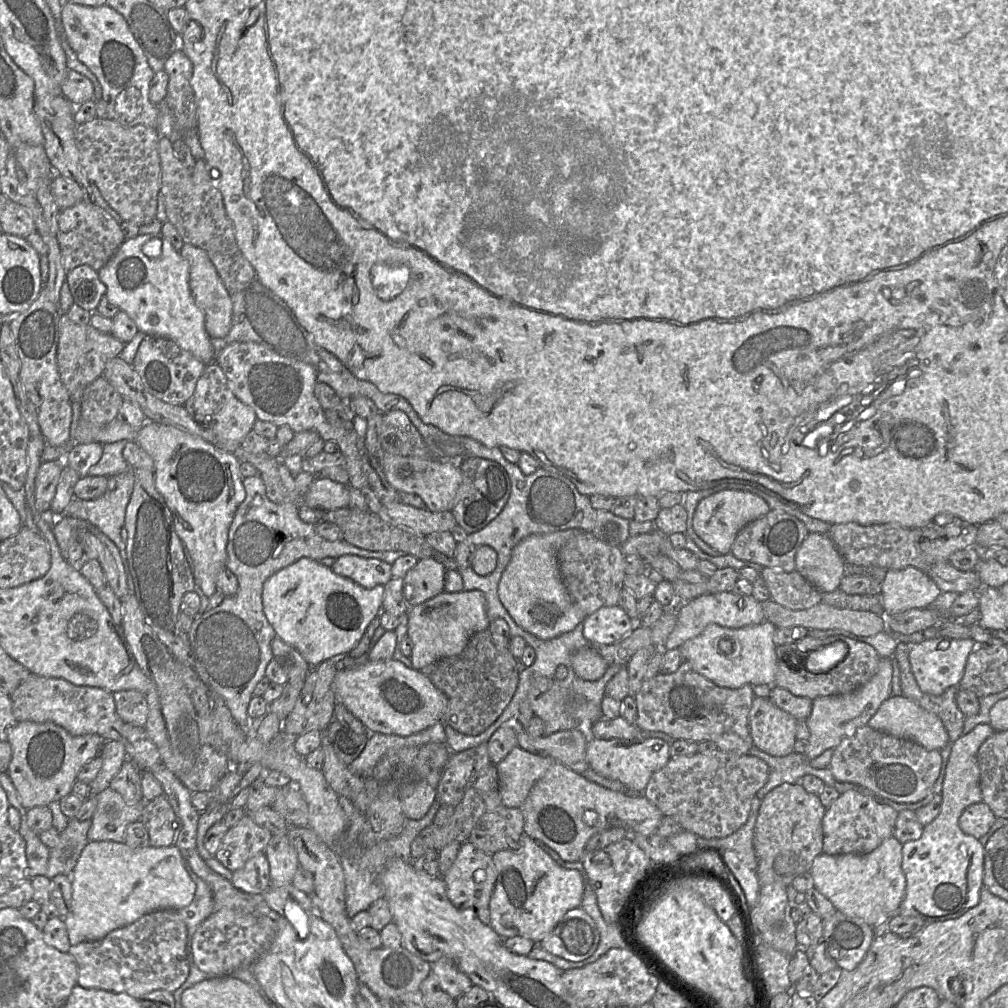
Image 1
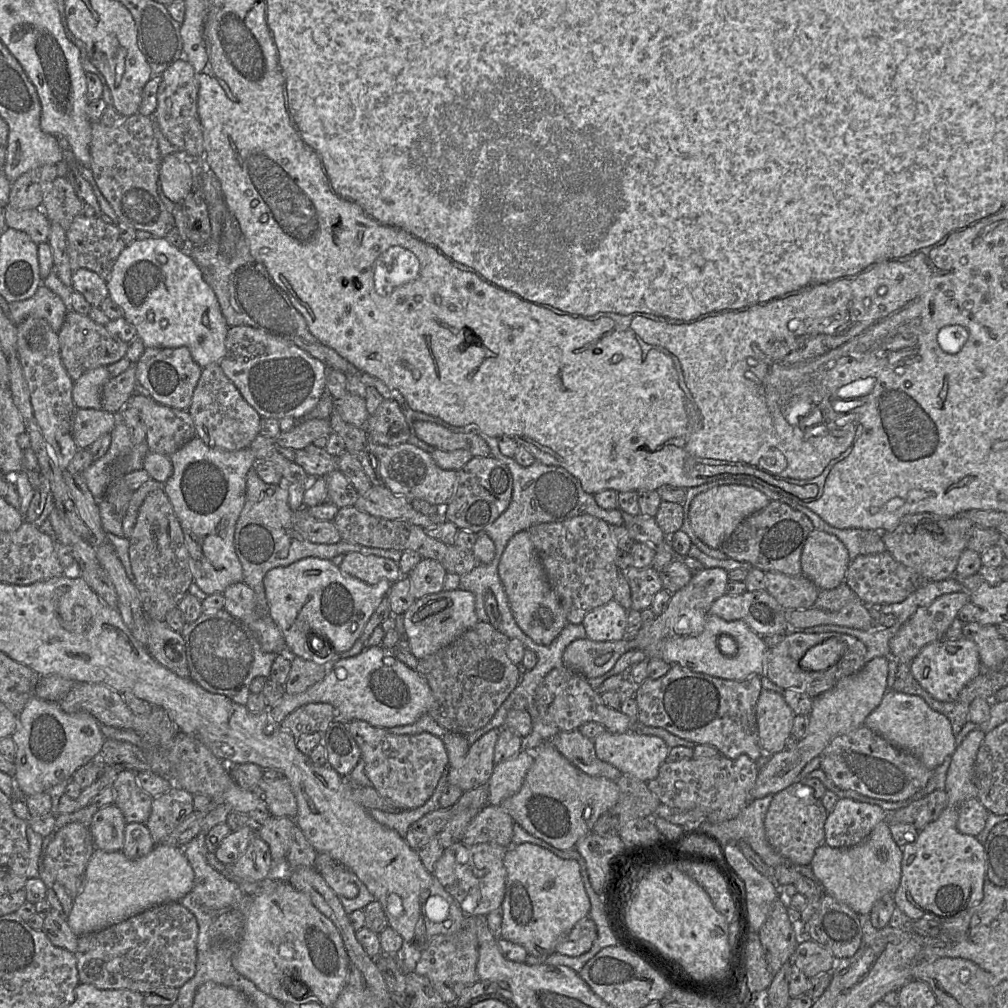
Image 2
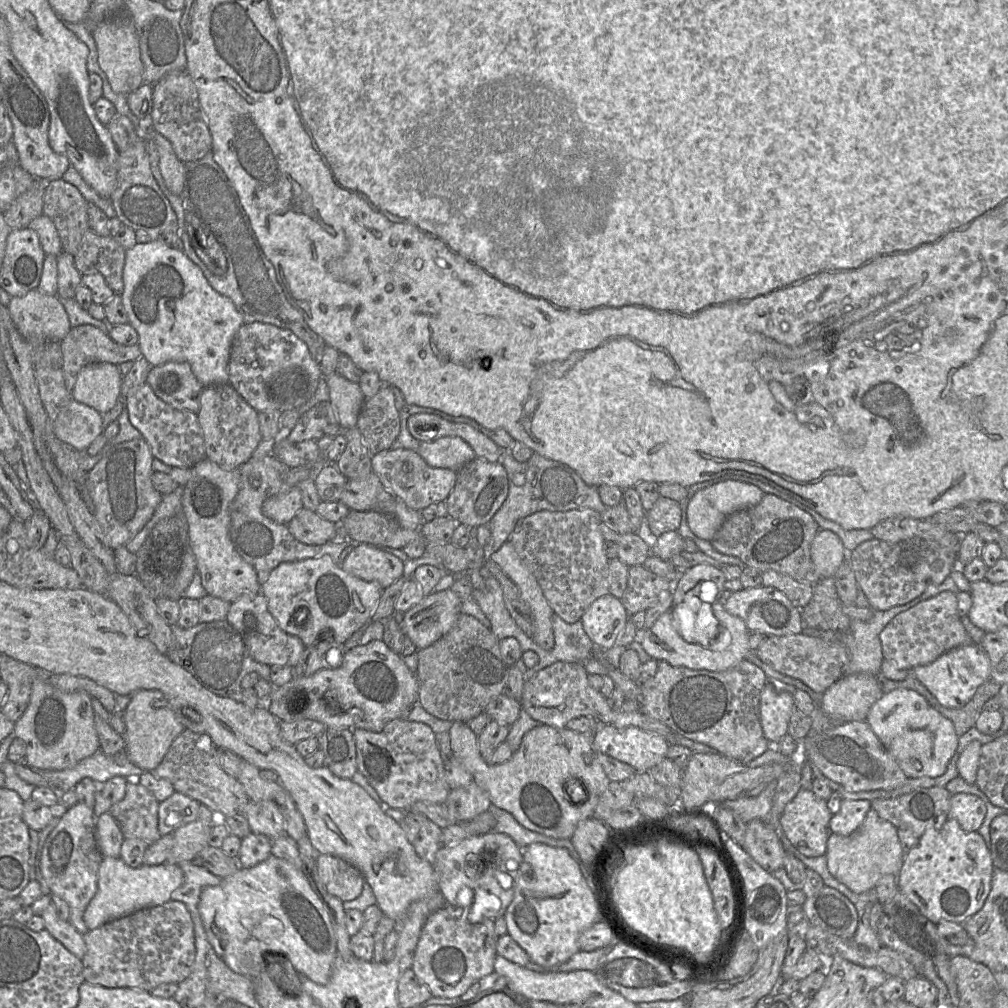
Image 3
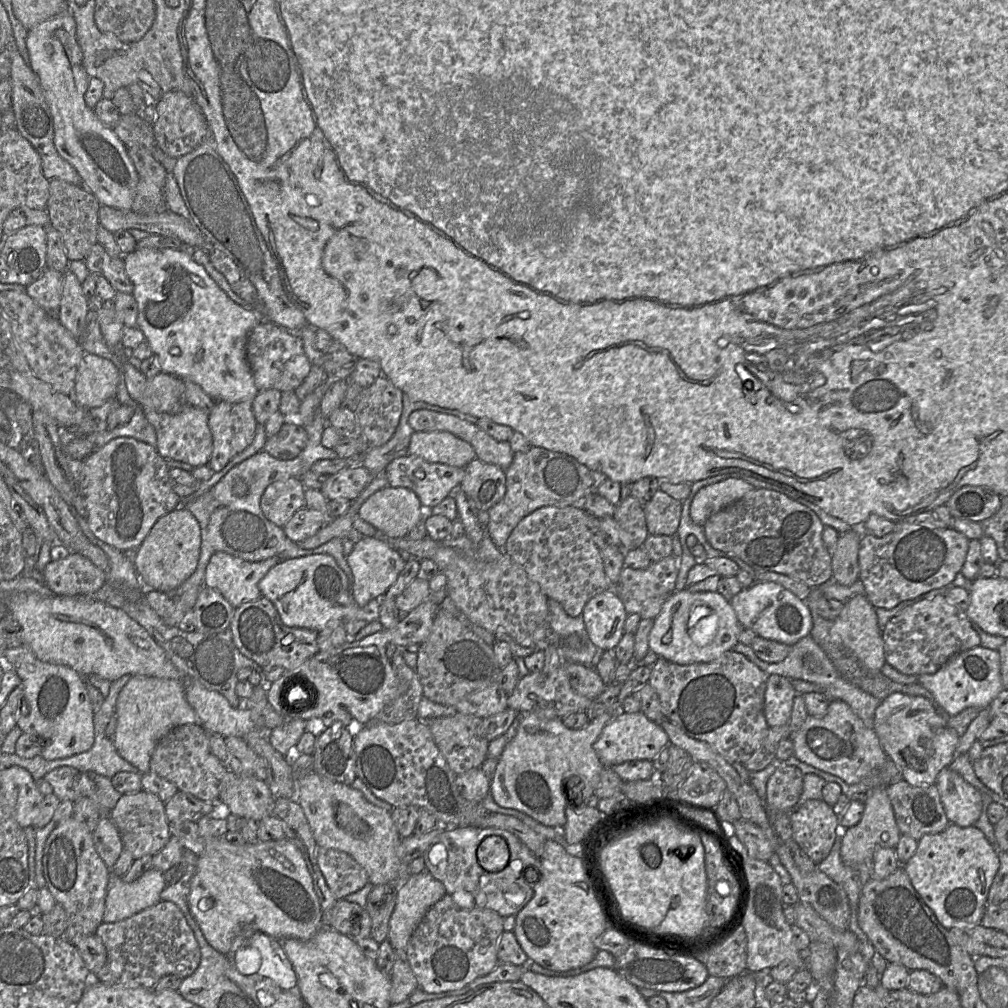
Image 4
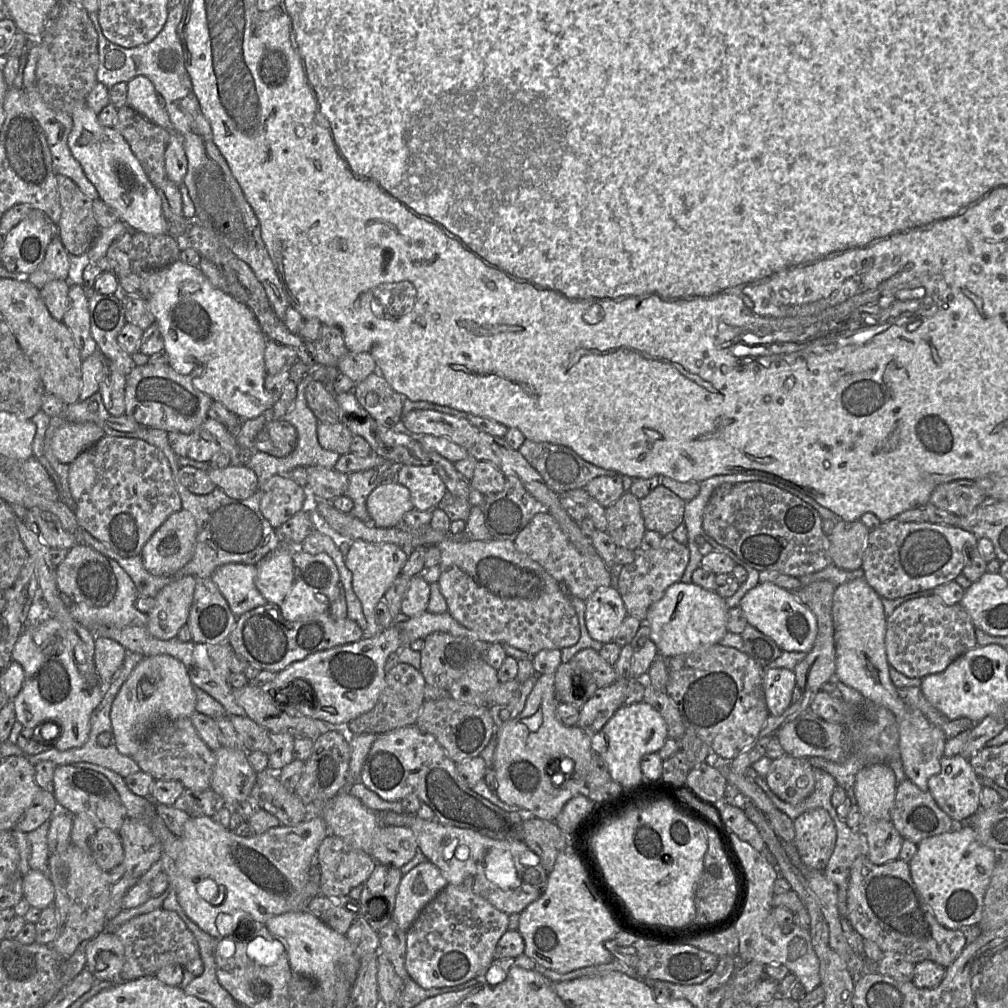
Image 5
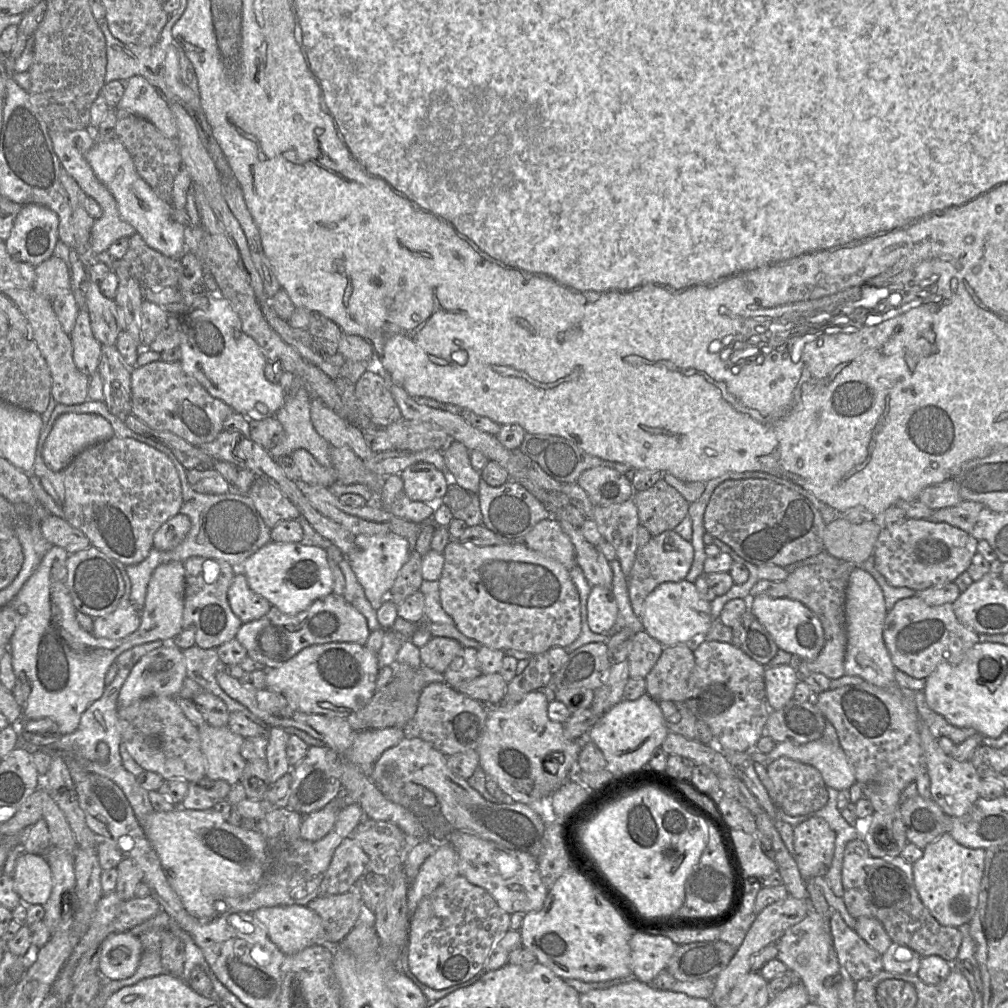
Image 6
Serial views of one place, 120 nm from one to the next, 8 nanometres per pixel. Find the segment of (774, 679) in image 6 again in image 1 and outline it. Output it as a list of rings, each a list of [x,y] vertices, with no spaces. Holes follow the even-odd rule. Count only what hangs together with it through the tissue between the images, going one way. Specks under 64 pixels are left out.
[[[754,697],[749,713],[753,745],[771,756],[789,755],[797,740],[796,721],[768,697]]]

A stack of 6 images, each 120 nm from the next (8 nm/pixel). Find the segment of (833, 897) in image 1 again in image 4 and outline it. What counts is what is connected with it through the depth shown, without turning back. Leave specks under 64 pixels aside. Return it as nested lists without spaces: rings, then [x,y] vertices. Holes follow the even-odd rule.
[[[887,787],[870,789],[864,797],[864,812],[861,820],[844,830],[841,844],[841,860],[846,866],[871,864],[877,848],[896,848],[901,832],[897,826]]]

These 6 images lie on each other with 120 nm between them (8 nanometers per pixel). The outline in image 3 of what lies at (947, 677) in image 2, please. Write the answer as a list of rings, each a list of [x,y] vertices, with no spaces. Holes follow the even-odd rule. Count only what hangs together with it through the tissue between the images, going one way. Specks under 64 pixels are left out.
[[[970,644],[954,648],[927,665],[916,666],[911,673],[947,708],[961,708],[976,690],[990,678],[990,660],[980,645]]]

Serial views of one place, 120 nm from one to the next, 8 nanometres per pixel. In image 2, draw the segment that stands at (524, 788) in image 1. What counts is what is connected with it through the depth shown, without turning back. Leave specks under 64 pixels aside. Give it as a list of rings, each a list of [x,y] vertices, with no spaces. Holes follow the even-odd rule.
[[[521,750],[516,757],[496,764],[488,781],[489,804],[500,805],[517,793],[533,762],[533,753]]]

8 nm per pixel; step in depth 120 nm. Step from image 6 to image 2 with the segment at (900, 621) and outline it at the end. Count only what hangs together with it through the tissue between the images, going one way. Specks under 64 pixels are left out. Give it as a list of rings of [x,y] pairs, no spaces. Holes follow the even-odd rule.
[[[961,591],[957,593],[943,594],[936,598],[930,605],[919,608],[898,629],[890,639],[890,657],[898,663],[910,663],[928,644],[942,640],[948,628],[959,610],[970,601],[969,593]]]

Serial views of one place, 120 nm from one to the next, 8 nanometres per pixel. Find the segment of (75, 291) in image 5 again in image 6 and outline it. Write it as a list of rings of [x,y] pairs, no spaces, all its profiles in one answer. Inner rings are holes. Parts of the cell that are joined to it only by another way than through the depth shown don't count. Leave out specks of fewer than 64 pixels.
[[[87,308],[79,309],[70,338],[76,367],[91,376],[98,371],[102,344],[93,335]]]

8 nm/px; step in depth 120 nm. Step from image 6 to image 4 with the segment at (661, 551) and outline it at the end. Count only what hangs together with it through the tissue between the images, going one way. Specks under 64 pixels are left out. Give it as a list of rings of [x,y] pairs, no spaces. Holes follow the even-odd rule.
[[[674,554],[657,562],[652,562],[645,569],[624,567],[619,581],[613,589],[622,600],[627,614],[638,614],[642,619],[655,619],[663,604],[675,592],[681,557]]]

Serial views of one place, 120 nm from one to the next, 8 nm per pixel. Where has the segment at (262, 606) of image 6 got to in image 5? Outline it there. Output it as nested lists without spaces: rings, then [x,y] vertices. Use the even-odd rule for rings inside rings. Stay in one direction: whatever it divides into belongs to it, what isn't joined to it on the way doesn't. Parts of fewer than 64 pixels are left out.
[[[225,564],[211,576],[236,617],[267,603],[255,585],[257,565]]]

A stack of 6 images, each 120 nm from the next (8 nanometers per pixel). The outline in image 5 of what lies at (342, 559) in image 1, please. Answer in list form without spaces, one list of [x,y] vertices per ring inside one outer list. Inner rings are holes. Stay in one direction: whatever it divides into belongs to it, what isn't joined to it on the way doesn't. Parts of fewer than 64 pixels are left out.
[[[361,539],[351,542],[349,552],[345,556],[345,564],[352,573],[353,590],[362,604],[367,621],[363,638],[375,637],[382,630],[375,617],[375,607],[379,601],[383,600],[386,591],[401,574],[407,558],[406,552],[392,543],[374,543]]]

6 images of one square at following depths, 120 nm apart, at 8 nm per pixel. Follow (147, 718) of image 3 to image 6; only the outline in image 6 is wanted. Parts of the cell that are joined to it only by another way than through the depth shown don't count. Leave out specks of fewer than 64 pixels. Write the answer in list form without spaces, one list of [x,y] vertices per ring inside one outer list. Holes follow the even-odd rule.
[[[171,642],[164,643],[148,654],[144,655],[133,667],[123,684],[118,700],[118,710],[126,708],[134,702],[149,696],[177,697],[186,678],[185,661],[182,650]]]

